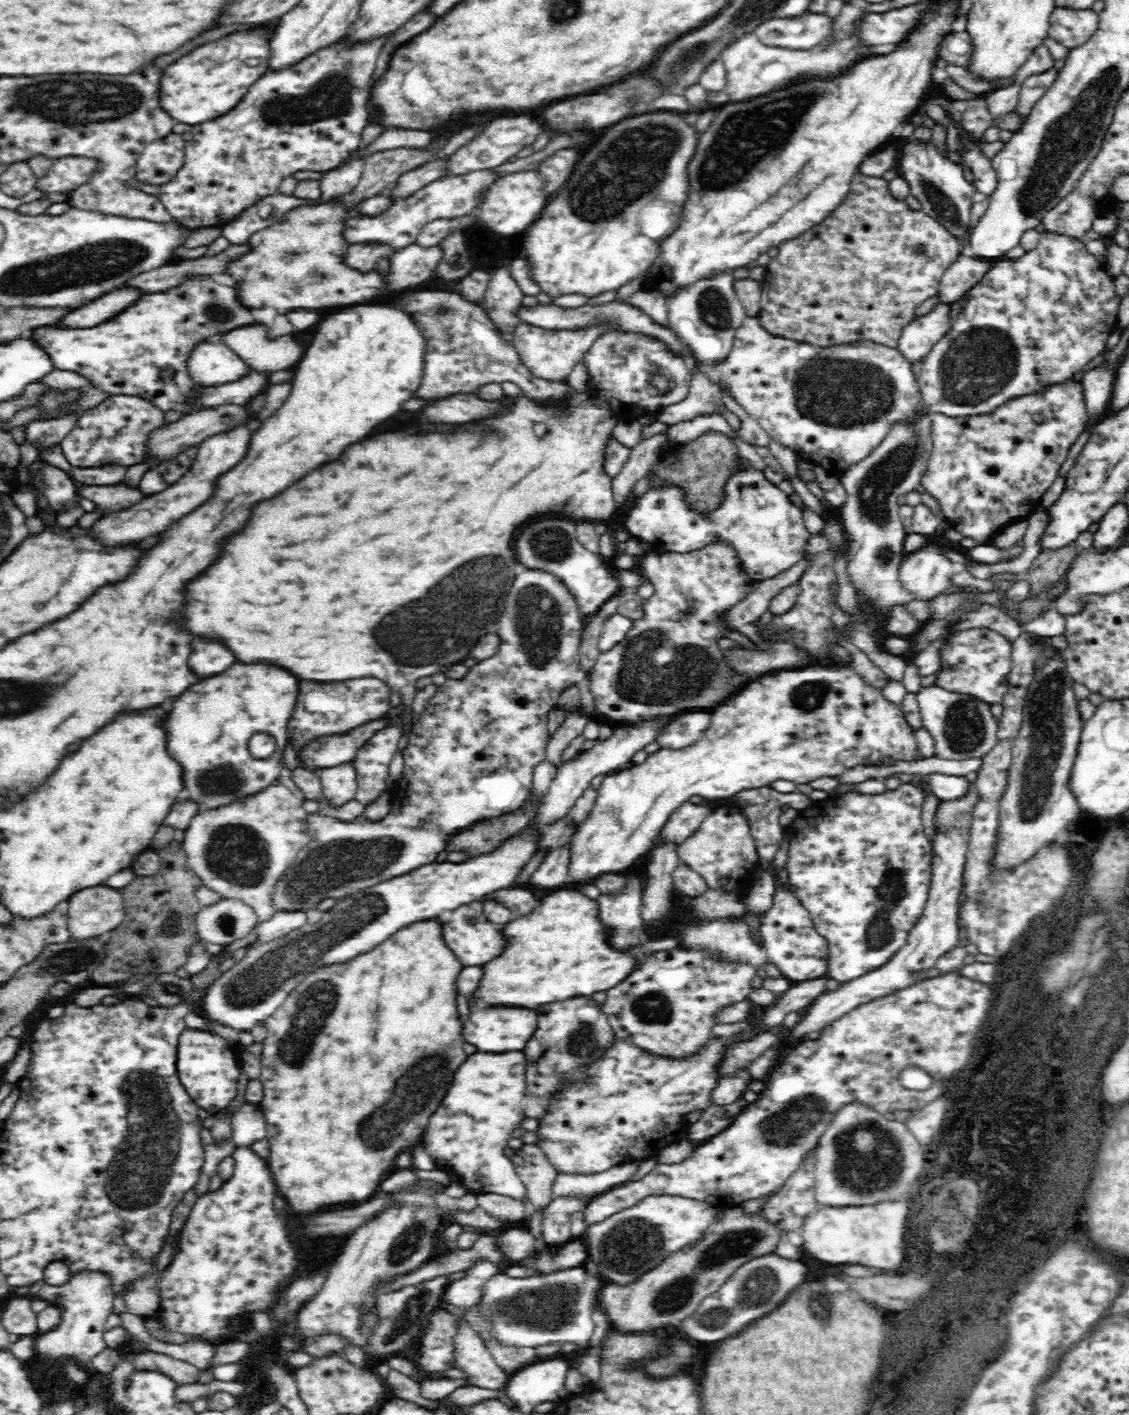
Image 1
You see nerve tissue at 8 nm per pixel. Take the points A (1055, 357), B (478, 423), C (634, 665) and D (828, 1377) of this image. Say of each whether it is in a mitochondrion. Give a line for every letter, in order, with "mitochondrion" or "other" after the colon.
A: other
B: other
C: mitochondrion
D: other

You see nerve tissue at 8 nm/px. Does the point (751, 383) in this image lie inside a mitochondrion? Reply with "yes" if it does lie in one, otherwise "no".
no

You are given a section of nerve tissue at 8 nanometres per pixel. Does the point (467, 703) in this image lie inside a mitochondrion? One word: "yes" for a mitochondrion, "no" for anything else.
no

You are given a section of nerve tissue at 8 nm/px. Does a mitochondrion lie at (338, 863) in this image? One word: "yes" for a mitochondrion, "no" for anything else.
yes

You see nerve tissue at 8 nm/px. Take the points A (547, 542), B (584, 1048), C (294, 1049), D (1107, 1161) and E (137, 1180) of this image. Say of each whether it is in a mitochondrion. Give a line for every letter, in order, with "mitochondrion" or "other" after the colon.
A: mitochondrion
B: mitochondrion
C: mitochondrion
D: mitochondrion
E: mitochondrion

